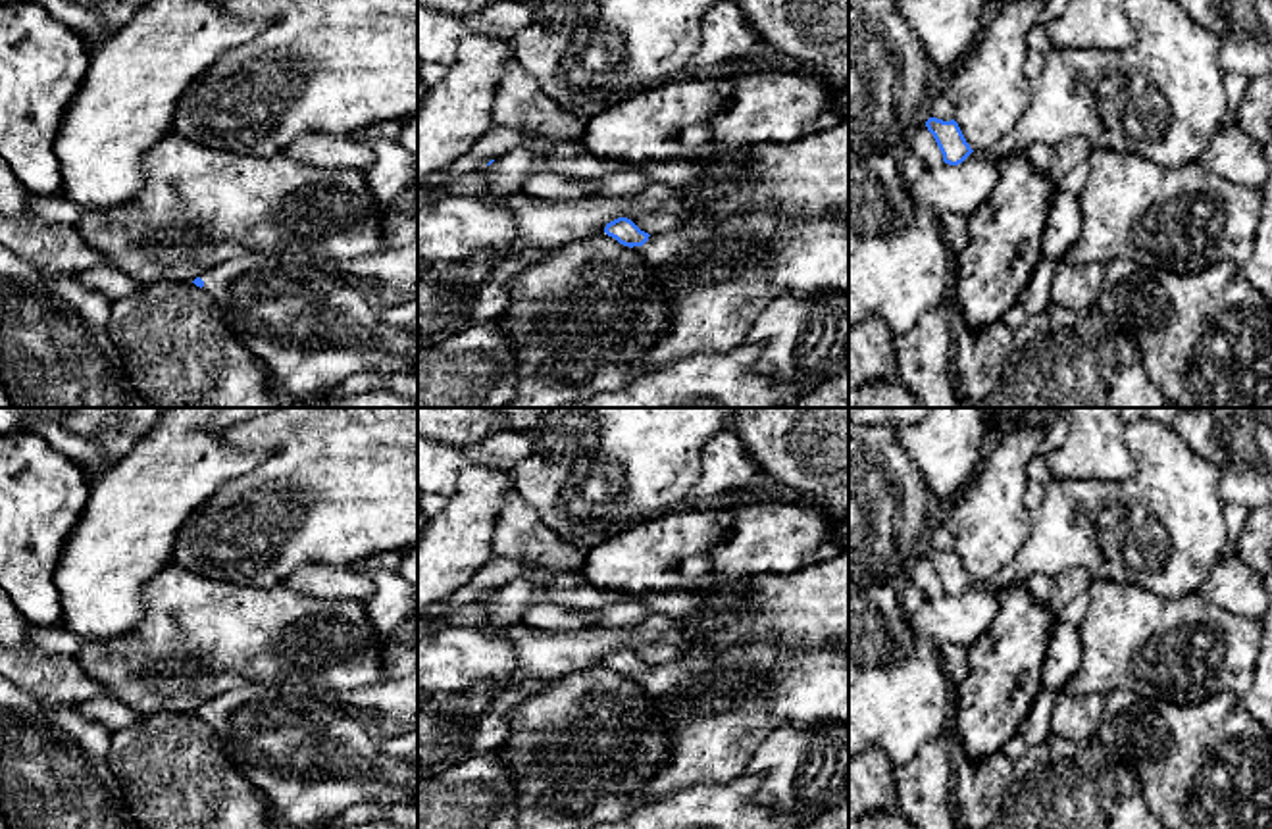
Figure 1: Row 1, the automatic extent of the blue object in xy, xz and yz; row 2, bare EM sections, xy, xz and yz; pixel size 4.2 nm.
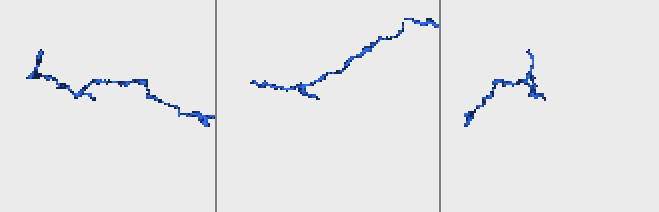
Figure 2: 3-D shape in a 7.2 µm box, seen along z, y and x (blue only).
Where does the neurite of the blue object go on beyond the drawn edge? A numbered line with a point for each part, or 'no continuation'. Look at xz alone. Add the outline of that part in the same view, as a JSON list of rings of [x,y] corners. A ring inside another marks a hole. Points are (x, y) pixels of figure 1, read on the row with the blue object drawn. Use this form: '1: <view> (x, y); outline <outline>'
1: xz (718, 277); outline [[[754,208],[722,223],[681,223],[650,235],[633,252],[656,269],[672,306],[668,329],[641,365],[666,367],[693,352],[727,352],[743,344],[754,317],[774,298],[849,292],[849,208],[814,221]]]

